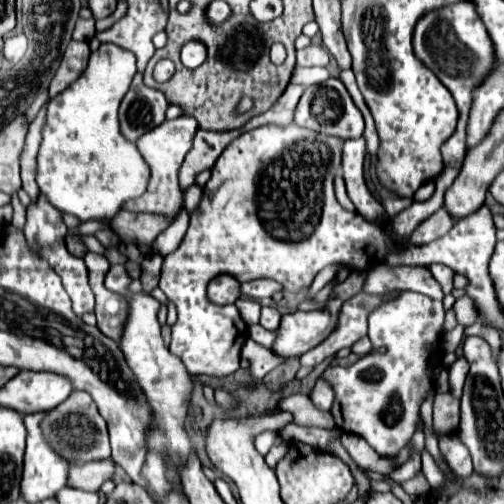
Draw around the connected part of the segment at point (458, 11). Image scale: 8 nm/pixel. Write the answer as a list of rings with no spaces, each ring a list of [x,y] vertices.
[[[459,1],[445,5],[437,11],[425,13],[419,23],[415,25],[413,33],[413,51],[415,57],[431,69],[437,79],[451,91],[459,121],[455,133],[443,143],[441,155],[447,165],[461,167],[465,159],[465,123],[469,117],[469,103],[471,103],[471,91],[481,83],[481,75],[489,71],[489,63],[493,61],[493,47],[489,47],[489,35],[485,35],[485,27],[481,27],[481,19],[477,19],[477,11],[471,1]]]

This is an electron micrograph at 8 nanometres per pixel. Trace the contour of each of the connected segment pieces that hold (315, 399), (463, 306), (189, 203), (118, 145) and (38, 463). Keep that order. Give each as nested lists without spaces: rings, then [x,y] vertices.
[[[319,379],[309,393],[309,398],[318,409],[329,411],[334,401],[333,389],[329,383]]]
[[[467,295],[455,301],[453,311],[455,311],[457,322],[464,327],[470,326],[478,320],[478,313],[473,311],[473,303],[469,303]]]
[[[199,185],[189,187],[189,191],[185,193],[185,209],[187,209],[189,215],[191,215],[193,211],[197,211],[201,199],[203,199],[203,187],[199,187]]]
[[[101,45],[91,53],[87,69],[63,93],[47,105],[47,123],[43,127],[43,141],[37,153],[37,185],[53,207],[75,215],[79,221],[111,221],[129,199],[145,191],[149,167],[145,165],[135,143],[121,135],[117,109],[135,75],[135,55],[117,45]]]
[[[33,413],[33,415],[25,415],[25,427],[27,427],[27,451],[25,451],[25,467],[23,467],[23,479],[21,479],[21,497],[33,501],[39,499],[47,499],[49,495],[55,495],[59,489],[63,489],[67,485],[67,477],[69,477],[69,467],[71,461],[67,461],[65,457],[61,457],[45,439],[43,431],[41,431],[41,423],[47,417],[47,413]]]

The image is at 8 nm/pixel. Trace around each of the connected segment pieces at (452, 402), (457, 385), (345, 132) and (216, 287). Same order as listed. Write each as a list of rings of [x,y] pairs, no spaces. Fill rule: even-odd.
[[[437,393],[433,403],[433,429],[435,433],[453,433],[459,423],[459,401],[449,393]]]
[[[459,357],[451,367],[449,367],[449,393],[457,399],[463,395],[463,383],[469,371],[469,363],[465,357]]]
[[[333,77],[321,85],[311,85],[305,89],[305,93],[297,105],[297,111],[295,111],[295,123],[301,127],[307,127],[307,129],[313,129],[317,133],[335,135],[341,139],[355,139],[355,137],[363,135],[361,111],[355,107],[345,85]]]
[[[217,275],[207,287],[207,297],[217,305],[235,303],[241,297],[241,285],[233,275]]]

